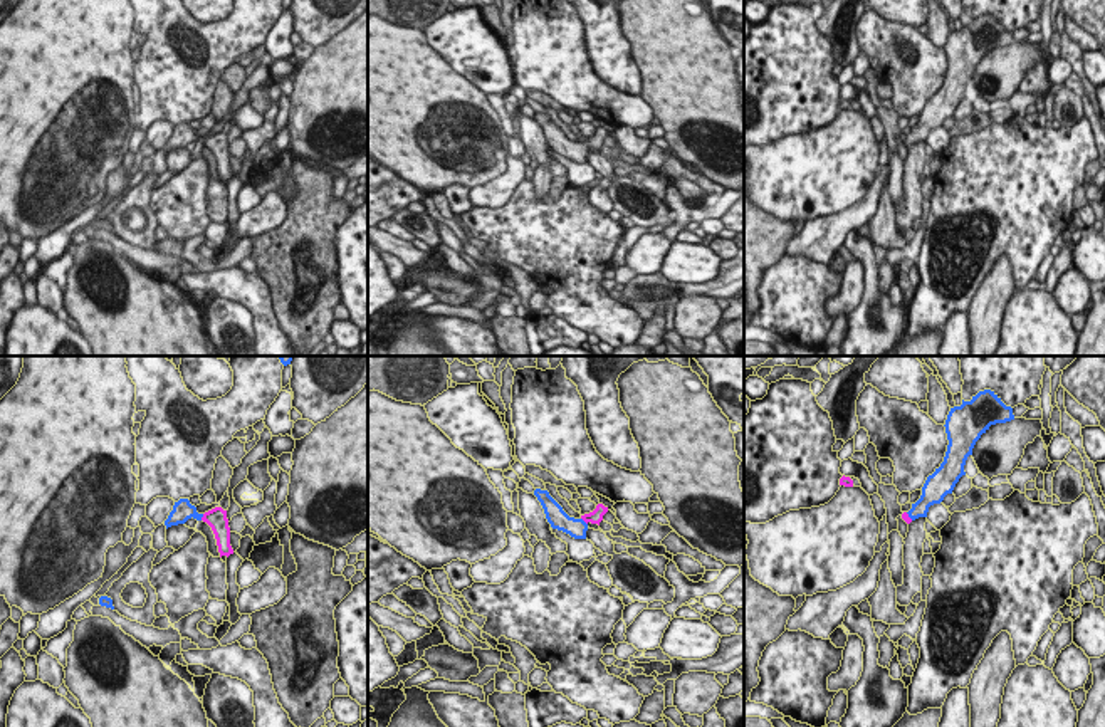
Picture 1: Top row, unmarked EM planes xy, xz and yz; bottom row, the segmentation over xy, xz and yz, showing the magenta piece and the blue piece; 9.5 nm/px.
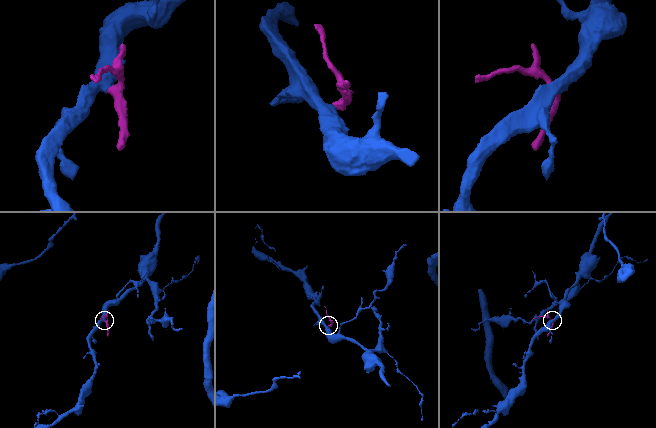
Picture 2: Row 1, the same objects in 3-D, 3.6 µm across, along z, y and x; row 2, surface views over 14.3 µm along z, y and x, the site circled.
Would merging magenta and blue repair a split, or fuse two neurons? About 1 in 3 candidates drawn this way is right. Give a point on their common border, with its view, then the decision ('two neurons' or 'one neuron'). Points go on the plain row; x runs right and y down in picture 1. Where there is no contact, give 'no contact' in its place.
contact xy (202, 141); one neuron

